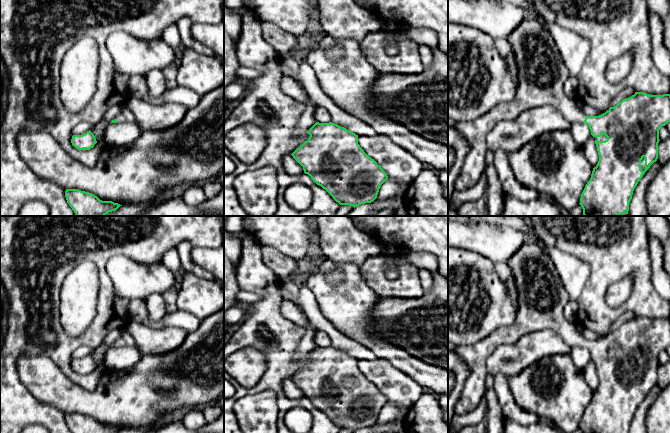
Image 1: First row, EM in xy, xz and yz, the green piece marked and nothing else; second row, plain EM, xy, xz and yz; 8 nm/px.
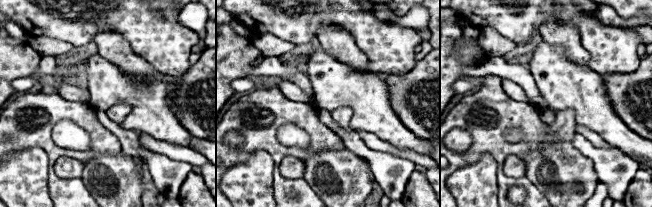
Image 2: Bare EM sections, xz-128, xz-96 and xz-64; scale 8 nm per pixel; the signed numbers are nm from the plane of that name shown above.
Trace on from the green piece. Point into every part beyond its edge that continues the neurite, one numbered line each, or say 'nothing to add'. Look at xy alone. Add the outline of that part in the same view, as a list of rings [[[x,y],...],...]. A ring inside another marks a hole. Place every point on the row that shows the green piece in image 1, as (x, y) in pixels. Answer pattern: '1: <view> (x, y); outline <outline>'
1: xy (126, 115); outline [[[127,102],[121,104],[123,106],[120,114],[117,117],[119,122],[133,122],[136,118],[133,112],[128,108]]]

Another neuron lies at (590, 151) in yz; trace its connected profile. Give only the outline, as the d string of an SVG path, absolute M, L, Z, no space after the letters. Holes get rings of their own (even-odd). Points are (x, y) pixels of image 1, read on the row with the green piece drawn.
M590 135L589 139L587 140L586 144L582 147L582 149L585 158L590 164L590 166L593 168L596 167L599 161L599 155L595 144L595 139L592 135Z

